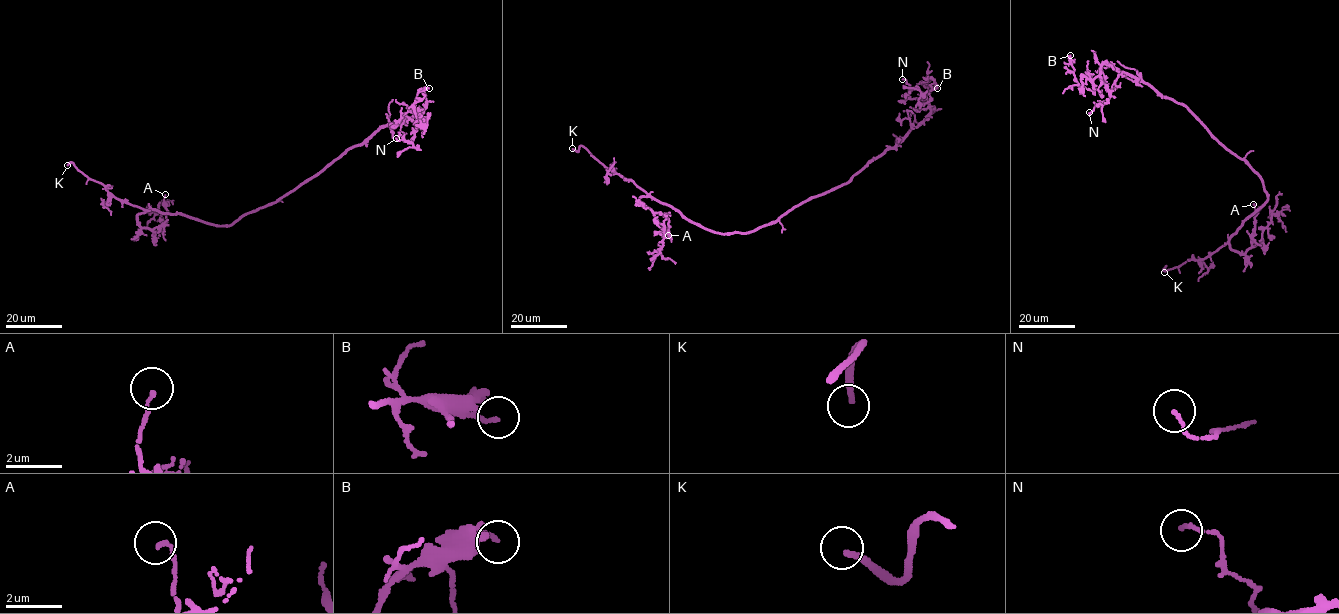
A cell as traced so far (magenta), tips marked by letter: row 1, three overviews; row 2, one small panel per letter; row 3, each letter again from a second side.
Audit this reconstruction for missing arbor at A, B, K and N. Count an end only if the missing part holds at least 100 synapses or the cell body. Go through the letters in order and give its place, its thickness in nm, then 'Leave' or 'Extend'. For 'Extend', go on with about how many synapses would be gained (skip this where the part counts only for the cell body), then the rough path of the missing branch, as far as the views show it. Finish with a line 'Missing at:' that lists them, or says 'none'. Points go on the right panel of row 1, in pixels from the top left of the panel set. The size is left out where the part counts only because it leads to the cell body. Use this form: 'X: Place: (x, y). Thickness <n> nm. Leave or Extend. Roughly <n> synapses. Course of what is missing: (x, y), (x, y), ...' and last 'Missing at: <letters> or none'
A: Place: (1253, 204). Thickness 130 nm. Leave
B: Place: (1070, 55). Thickness 140 nm. Leave
K: Place: (1164, 272). Thickness 200 nm. Extend. Course of what is missing: (1164, 272), (1182, 297), (1201, 309)
N: Place: (1089, 112). Thickness 110 nm. Leave
Missing at: K

